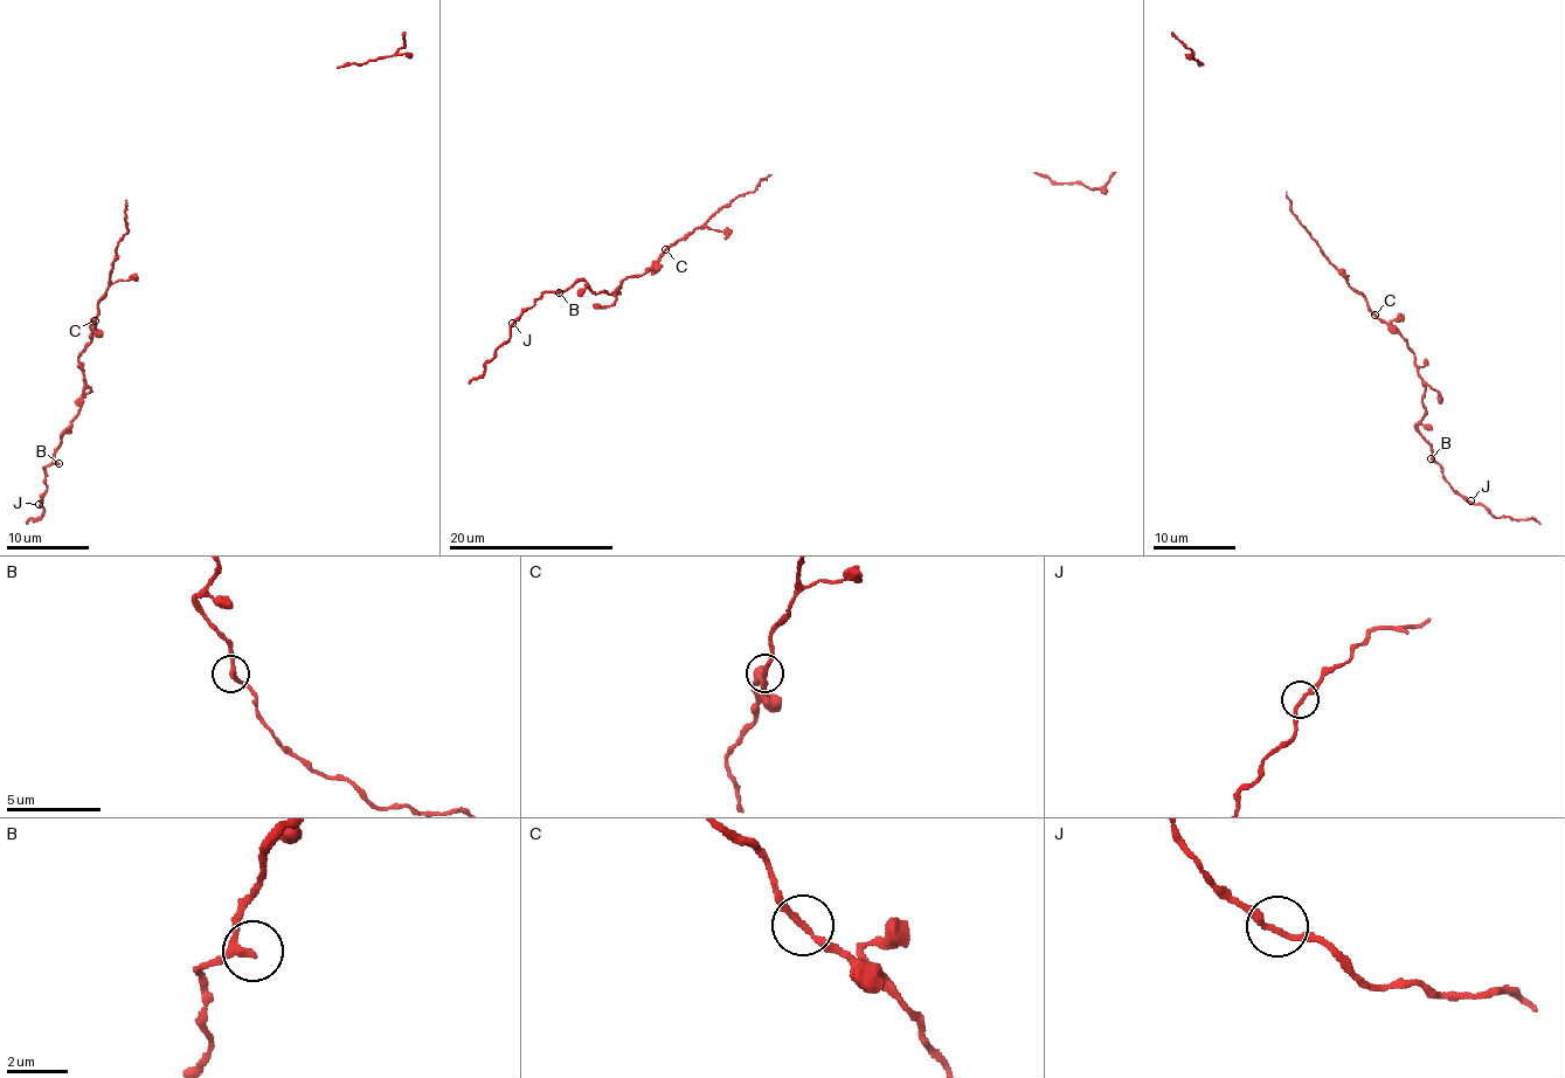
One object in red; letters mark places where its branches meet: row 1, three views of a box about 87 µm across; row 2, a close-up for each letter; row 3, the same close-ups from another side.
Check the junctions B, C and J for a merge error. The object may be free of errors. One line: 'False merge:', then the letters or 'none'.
False merge: none

